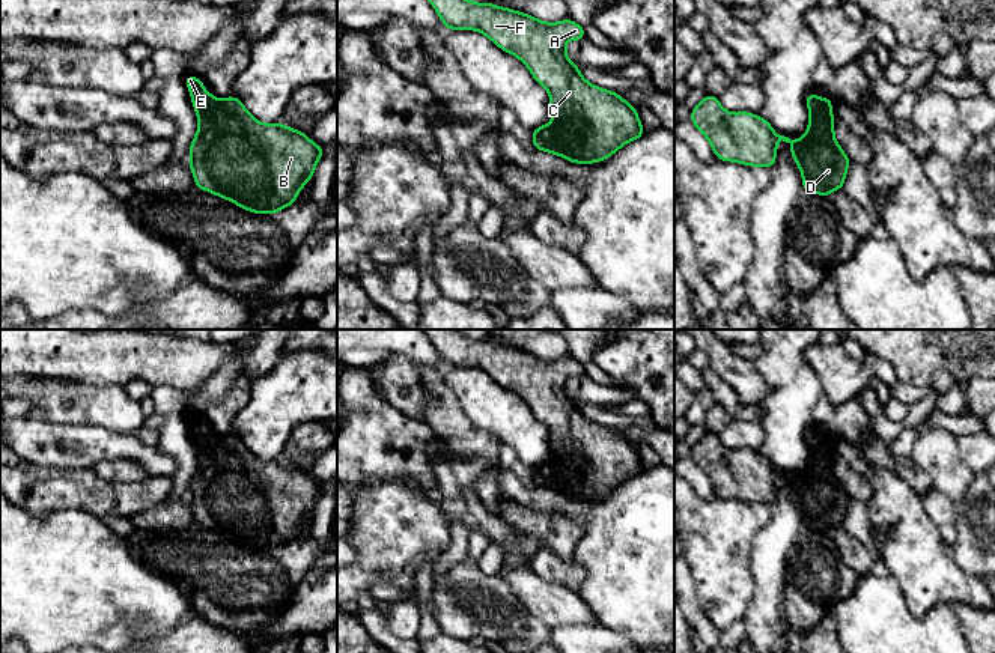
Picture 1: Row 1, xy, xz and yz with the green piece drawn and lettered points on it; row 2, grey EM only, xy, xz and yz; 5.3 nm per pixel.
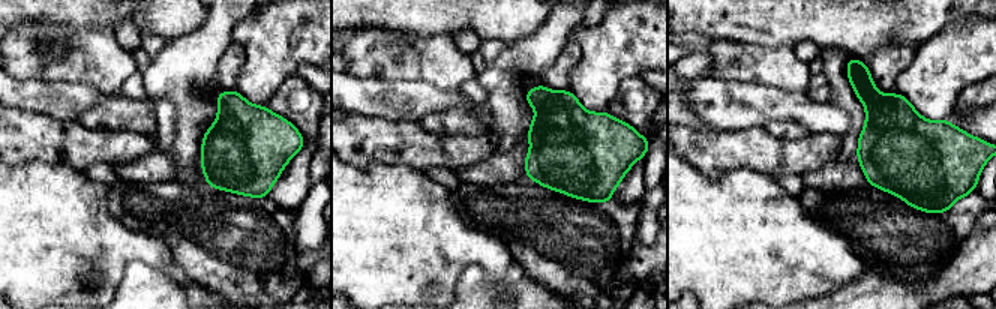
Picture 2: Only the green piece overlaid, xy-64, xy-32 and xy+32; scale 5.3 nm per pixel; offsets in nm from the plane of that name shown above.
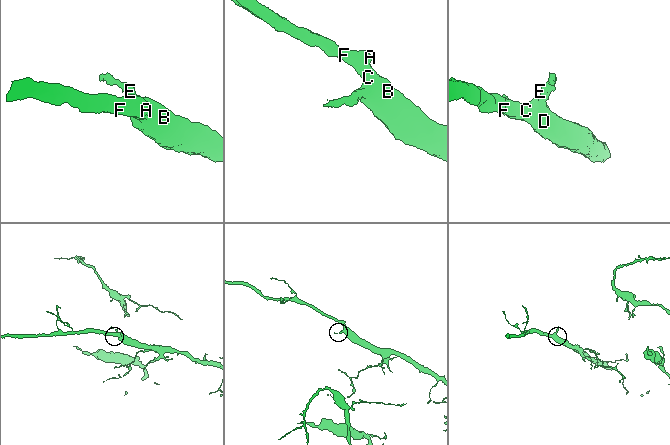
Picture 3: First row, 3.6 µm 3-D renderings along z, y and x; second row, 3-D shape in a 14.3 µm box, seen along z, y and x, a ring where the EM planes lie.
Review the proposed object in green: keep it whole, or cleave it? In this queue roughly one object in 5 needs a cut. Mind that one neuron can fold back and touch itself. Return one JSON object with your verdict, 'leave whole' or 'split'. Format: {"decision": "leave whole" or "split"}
{"decision": "leave whole"}

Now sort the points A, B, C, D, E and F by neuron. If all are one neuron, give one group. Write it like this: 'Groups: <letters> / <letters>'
Groups: A B C D E F

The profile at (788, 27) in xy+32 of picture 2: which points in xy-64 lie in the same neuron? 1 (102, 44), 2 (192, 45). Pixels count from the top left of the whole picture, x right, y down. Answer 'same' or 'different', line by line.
1: different
2: different

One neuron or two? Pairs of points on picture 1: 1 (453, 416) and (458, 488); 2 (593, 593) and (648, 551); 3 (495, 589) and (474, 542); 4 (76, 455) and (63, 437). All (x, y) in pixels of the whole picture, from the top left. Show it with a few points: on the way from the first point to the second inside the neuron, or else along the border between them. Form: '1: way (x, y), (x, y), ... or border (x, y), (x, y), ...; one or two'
1: way (455, 434), (458, 437), (458, 470); one
2: way (607, 590), (634, 564); one
3: border (467, 557), (476, 561); two
4: way (74, 450), (65, 441); one

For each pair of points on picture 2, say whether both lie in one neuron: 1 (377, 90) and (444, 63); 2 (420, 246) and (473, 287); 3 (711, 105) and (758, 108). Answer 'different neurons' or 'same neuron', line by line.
1: different neurons
2: different neurons
3: same neuron

